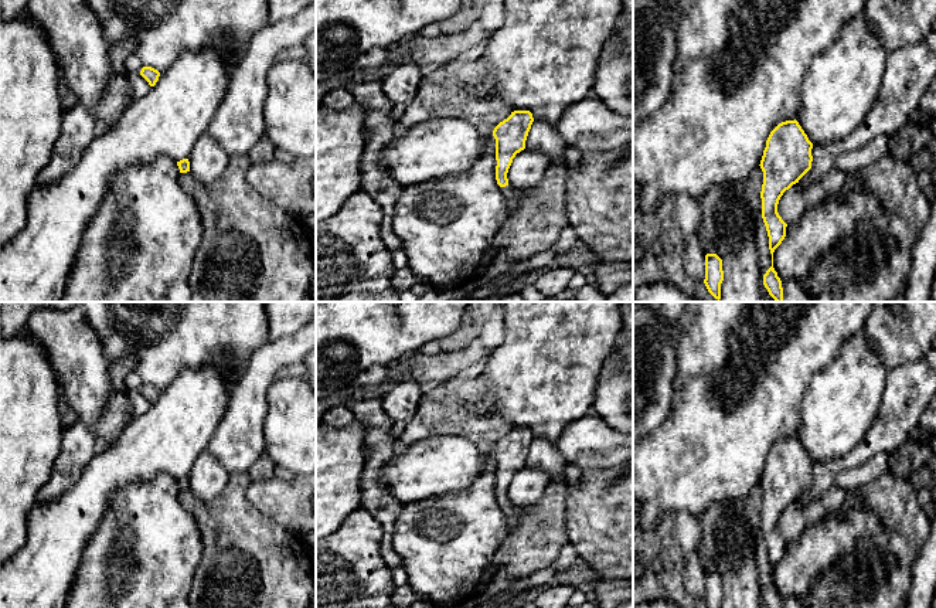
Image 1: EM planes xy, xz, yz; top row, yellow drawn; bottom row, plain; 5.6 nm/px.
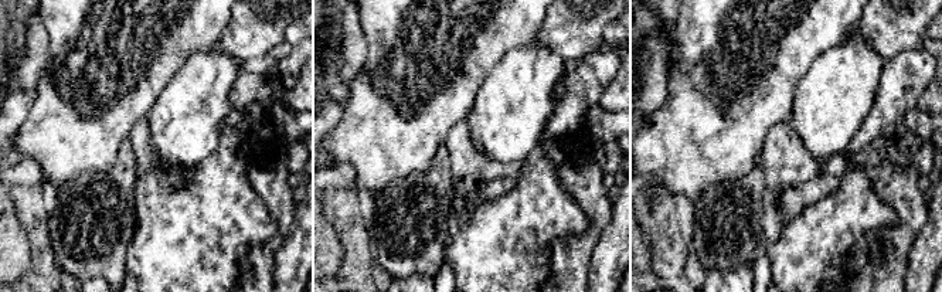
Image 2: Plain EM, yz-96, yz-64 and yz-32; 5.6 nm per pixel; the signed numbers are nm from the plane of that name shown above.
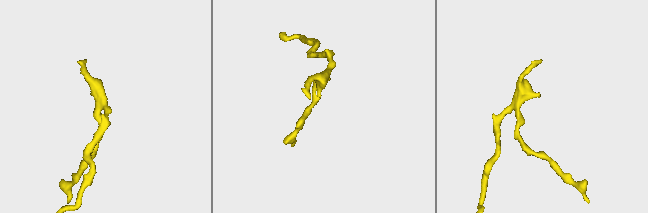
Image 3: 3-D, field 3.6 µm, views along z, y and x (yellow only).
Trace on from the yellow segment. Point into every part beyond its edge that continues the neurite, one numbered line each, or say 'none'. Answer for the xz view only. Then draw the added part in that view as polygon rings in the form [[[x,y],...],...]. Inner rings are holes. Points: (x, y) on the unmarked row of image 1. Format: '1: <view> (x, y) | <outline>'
1: xz (510, 510) | [[[511,503],[501,505],[501,510],[508,519],[510,533],[518,527],[518,510]]]

